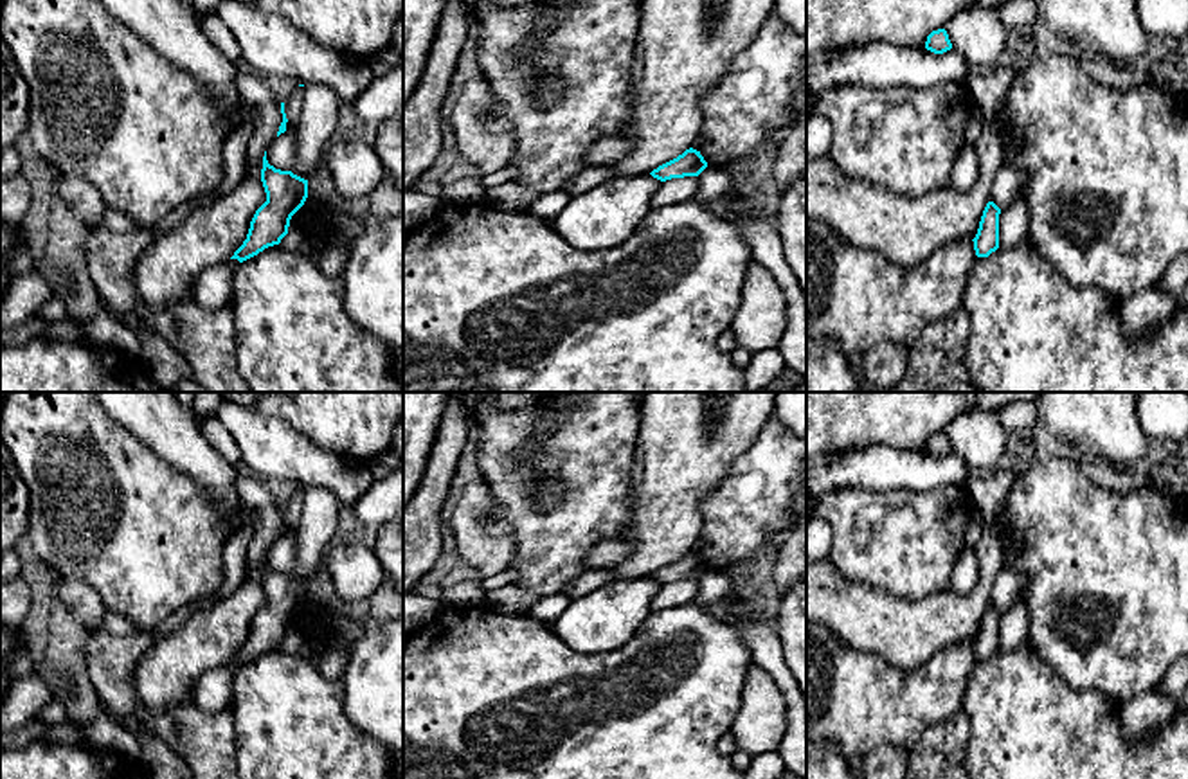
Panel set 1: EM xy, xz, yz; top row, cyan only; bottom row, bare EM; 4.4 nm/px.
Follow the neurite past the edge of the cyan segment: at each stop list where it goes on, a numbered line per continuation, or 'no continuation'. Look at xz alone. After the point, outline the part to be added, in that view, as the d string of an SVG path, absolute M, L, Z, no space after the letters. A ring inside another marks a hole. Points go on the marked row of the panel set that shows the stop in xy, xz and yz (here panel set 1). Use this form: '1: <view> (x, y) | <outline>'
no continuation

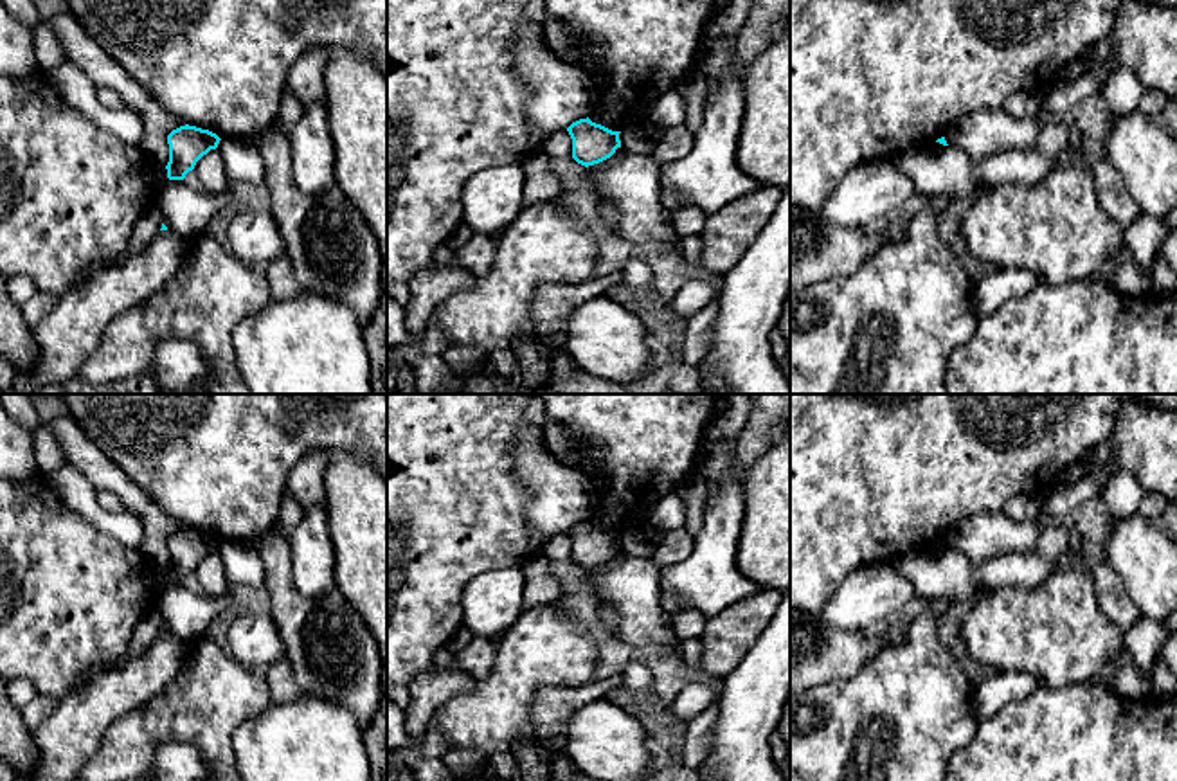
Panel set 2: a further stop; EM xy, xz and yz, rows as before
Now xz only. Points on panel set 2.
no continuation

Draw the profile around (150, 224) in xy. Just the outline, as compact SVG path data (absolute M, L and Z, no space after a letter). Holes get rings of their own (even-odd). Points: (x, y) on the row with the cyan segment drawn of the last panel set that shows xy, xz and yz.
M158 203L149 205L148 211L137 221L133 232L131 232L131 238L130 238L130 243L128 243L128 250L124 254L121 254L117 259L113 259L112 263L99 263L95 266L90 266L83 274L83 279L88 279L90 275L97 274L104 266L121 265L128 257L139 254L142 248L149 247L153 238L160 232L162 223L164 223L164 218L160 214Z

